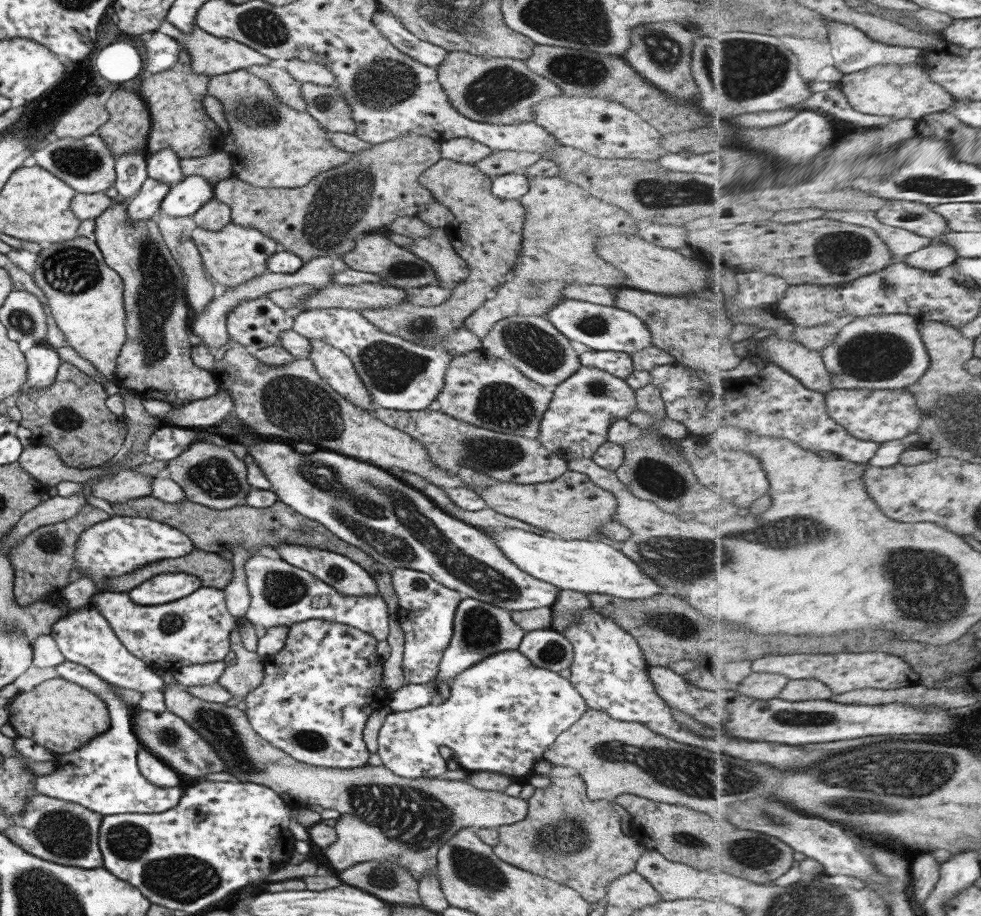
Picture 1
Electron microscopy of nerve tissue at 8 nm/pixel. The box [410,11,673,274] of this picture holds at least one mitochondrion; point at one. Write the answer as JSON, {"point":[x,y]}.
{"point":[495,92]}

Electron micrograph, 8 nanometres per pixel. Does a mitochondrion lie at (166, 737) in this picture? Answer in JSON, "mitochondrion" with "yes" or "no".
{"mitochondrion":"yes"}

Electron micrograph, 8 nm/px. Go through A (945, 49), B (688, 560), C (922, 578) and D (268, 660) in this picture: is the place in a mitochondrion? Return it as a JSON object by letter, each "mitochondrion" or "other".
{"A":"other","B":"mitochondrion","C":"mitochondrion","D":"other"}

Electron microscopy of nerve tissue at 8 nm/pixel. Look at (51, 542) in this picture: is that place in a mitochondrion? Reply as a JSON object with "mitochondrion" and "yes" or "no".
{"mitochondrion":"yes"}

